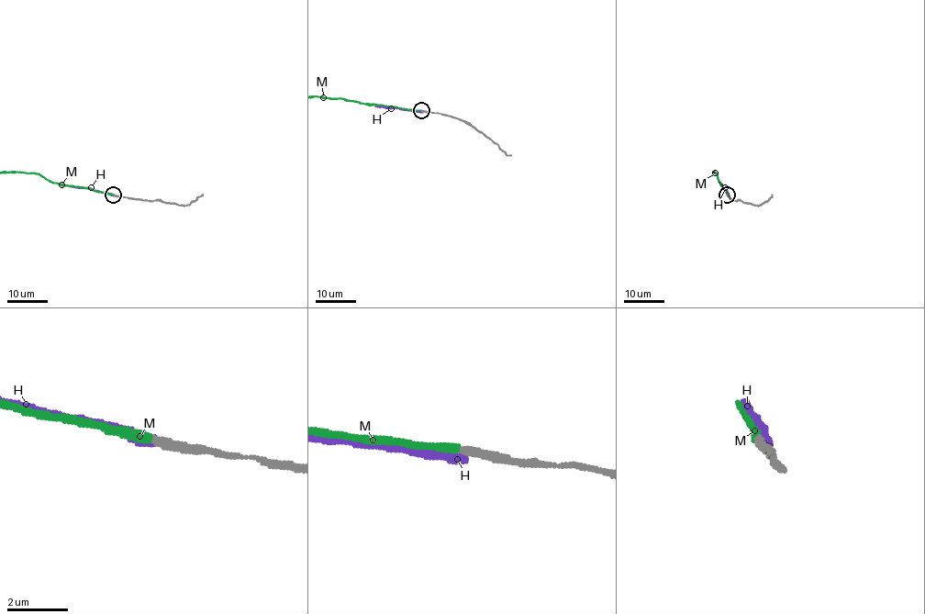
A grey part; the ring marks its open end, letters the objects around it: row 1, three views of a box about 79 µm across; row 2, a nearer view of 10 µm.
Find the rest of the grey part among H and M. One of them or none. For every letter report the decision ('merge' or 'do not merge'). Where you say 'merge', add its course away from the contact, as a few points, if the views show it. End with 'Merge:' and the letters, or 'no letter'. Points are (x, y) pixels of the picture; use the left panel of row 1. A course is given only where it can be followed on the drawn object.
H: do not merge
M: merge
Merge: M

